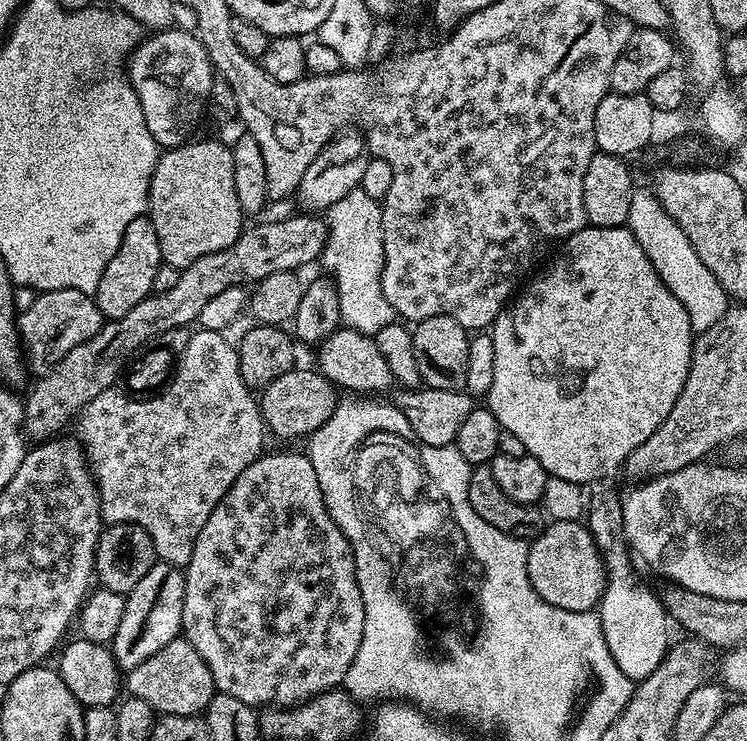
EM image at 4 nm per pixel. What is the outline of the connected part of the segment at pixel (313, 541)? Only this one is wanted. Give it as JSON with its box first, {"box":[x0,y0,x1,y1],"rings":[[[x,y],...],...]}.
{"box":[182,452,366,708],"rings":[[[270,452],[260,455],[253,464],[246,466],[246,470],[242,470],[242,474],[238,474],[234,486],[230,486],[222,502],[214,506],[210,518],[206,518],[206,526],[202,526],[202,534],[198,534],[194,542],[192,557],[188,559],[184,572],[182,636],[208,663],[217,692],[234,694],[234,698],[253,706],[268,704],[264,706],[291,708],[343,685],[346,670],[350,670],[354,654],[358,654],[358,646],[362,646],[366,610],[362,606],[362,590],[356,576],[356,559],[352,547],[346,534],[342,534],[342,530],[326,510],[322,486],[318,486],[318,474],[314,474],[311,455],[304,453],[303,456],[300,452]]]}

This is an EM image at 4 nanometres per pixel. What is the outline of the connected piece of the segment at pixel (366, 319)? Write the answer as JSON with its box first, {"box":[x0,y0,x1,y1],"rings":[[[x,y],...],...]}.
{"box":[322,188,394,334],"rings":[[[355,188],[342,198],[342,202],[334,202],[334,206],[326,209],[326,223],[328,241],[322,264],[328,267],[327,275],[336,284],[340,295],[341,321],[358,332],[375,334],[394,320],[390,302],[386,302],[386,294],[382,292],[384,235],[381,201],[370,198],[363,188]]]}

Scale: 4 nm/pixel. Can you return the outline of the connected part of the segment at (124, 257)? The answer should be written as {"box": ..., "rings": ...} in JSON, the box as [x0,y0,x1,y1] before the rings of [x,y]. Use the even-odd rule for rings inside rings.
{"box":[94,215,161,320],"rings":[[[147,215],[134,218],[130,226],[126,226],[126,234],[122,234],[122,242],[118,246],[118,254],[106,262],[106,270],[102,270],[102,282],[98,282],[98,290],[94,293],[94,299],[98,310],[108,320],[122,318],[142,298],[151,296],[154,286],[154,273],[161,264],[160,247],[158,246],[158,234],[154,230],[151,219]]]}

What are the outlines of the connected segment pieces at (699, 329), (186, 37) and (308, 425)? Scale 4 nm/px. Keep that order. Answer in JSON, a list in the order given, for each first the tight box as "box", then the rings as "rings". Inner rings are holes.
[{"box":[626,191,728,334],"rings":[[[633,191],[630,198],[630,218],[626,227],[634,234],[638,246],[646,250],[646,258],[650,258],[654,270],[658,270],[658,278],[666,282],[670,294],[674,294],[674,298],[678,298],[678,302],[686,306],[686,314],[690,314],[693,333],[699,334],[710,330],[710,326],[714,326],[718,318],[728,313],[728,292],[722,290],[718,278],[714,278],[714,274],[710,274],[710,269],[702,262],[702,258],[698,258],[682,226],[678,226],[678,222],[670,218],[670,214],[666,214],[662,202],[658,202],[655,191]]]},{"box":[126,26,212,150],"rings":[[[178,26],[153,31],[149,40],[141,39],[126,68],[132,88],[140,95],[146,126],[150,126],[150,134],[158,138],[164,150],[179,148],[193,139],[192,131],[199,126],[200,115],[212,99],[212,63],[199,36],[188,32]]]},{"box":[258,367,338,440],"rings":[[[293,367],[291,372],[282,374],[282,378],[274,378],[274,382],[263,388],[258,396],[260,417],[264,419],[265,429],[284,440],[311,437],[334,414],[338,403],[338,389],[331,380],[327,380],[319,370],[312,369],[311,372],[308,368],[300,367]]]}]

